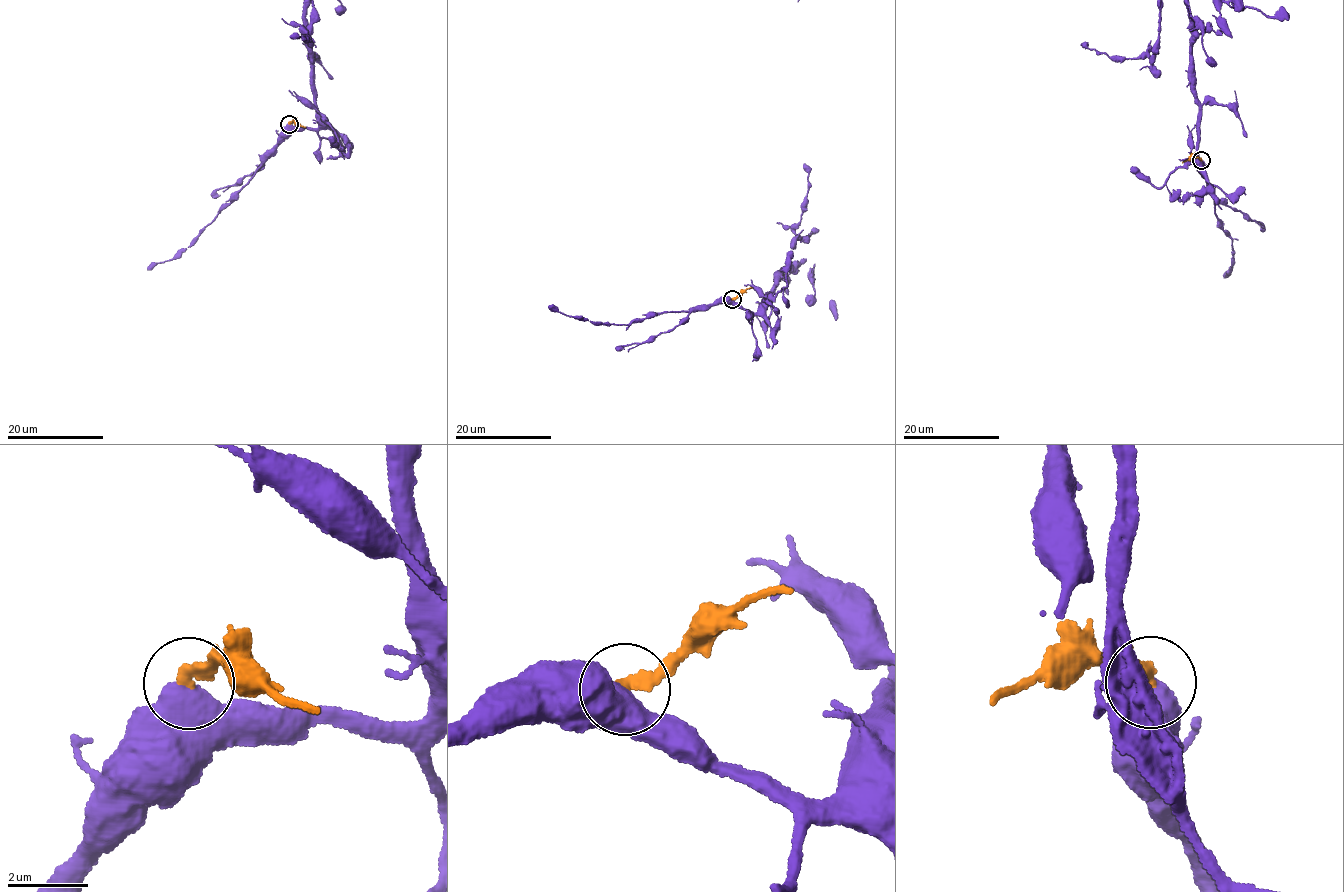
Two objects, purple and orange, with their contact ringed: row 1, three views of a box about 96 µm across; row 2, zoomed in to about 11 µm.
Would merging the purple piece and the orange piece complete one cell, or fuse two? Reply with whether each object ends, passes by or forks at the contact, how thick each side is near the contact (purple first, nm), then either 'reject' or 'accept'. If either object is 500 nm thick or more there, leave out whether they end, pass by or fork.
700 nm thick on the purple side, 320 nm on the other; reject

